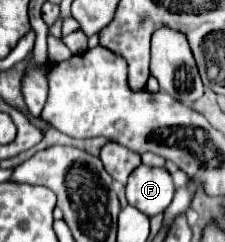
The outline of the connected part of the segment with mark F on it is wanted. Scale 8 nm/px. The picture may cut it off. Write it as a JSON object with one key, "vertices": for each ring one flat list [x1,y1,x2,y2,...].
{"vertices":[[139,165,127,183,127,201,131,207,139,209,147,217,163,213,171,199,175,187,167,169]]}

